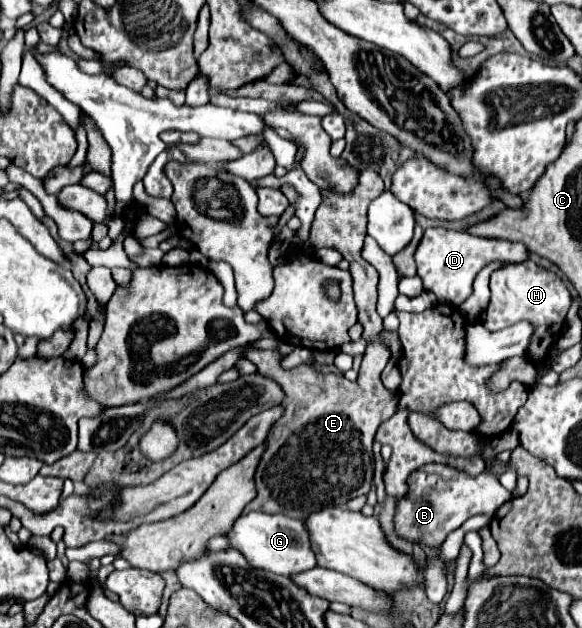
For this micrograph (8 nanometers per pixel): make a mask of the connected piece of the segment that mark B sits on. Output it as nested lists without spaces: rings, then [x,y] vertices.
[[[425,465],[411,473],[407,497],[397,501],[395,529],[407,541],[439,547],[445,537],[459,529],[469,517],[479,513],[493,517],[503,503],[511,501],[511,497],[513,495],[499,483],[499,479],[487,471],[479,477],[467,477],[445,465]]]

